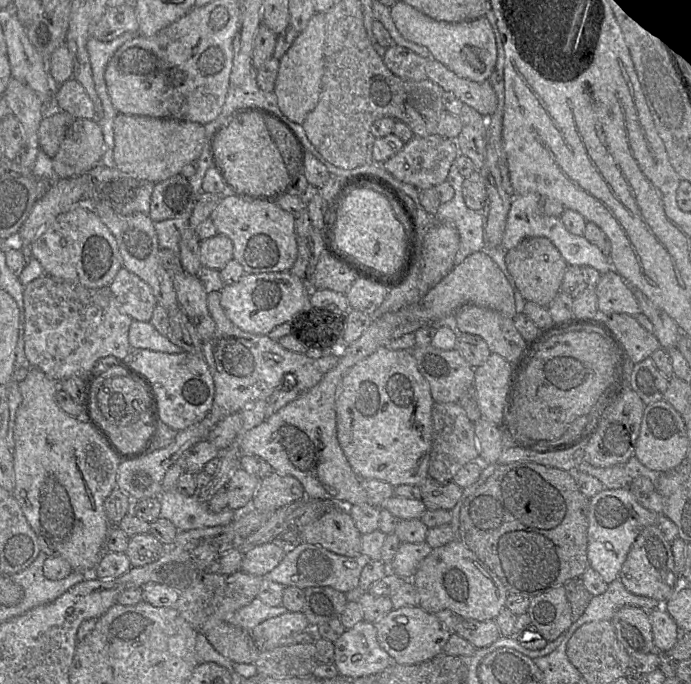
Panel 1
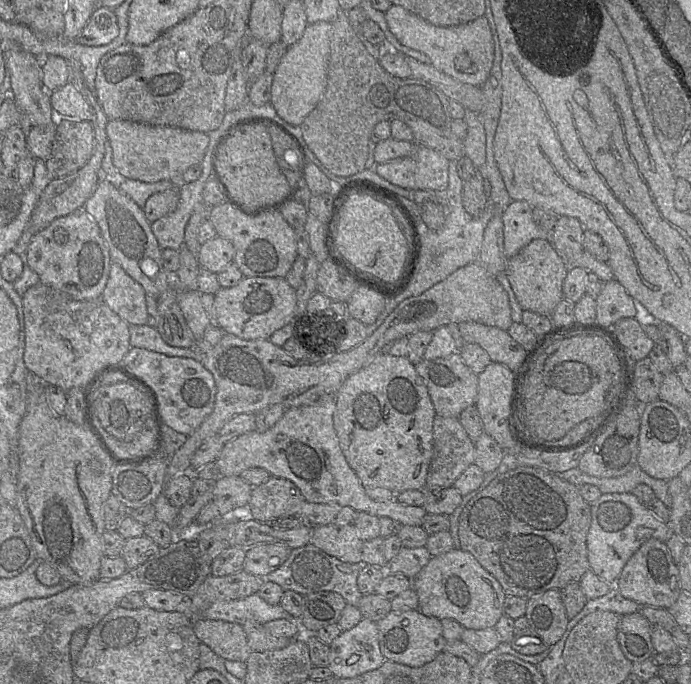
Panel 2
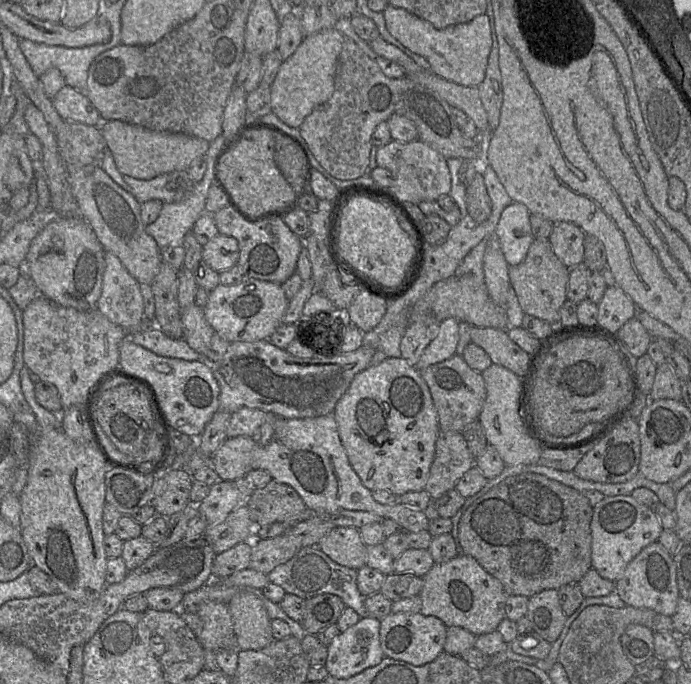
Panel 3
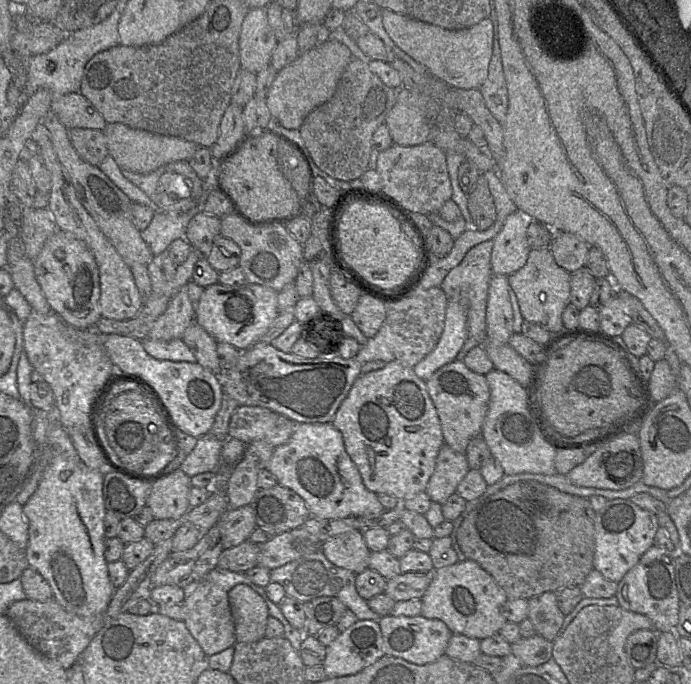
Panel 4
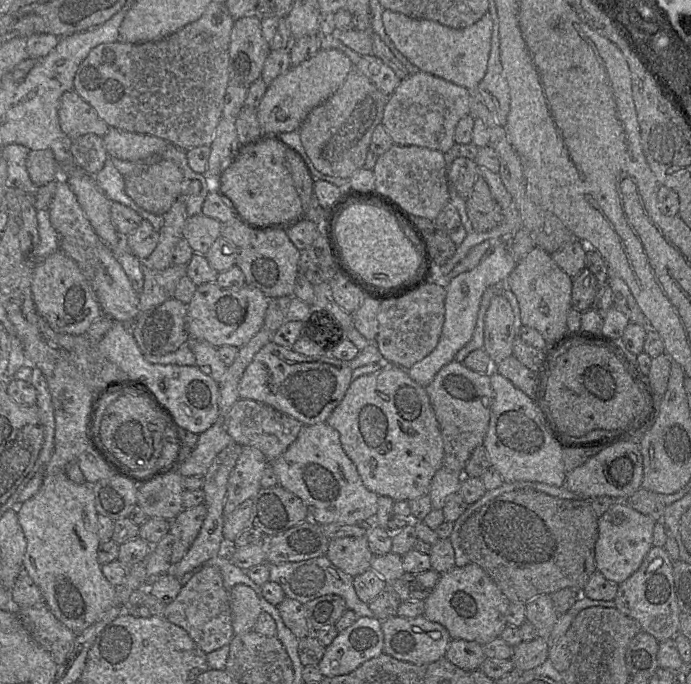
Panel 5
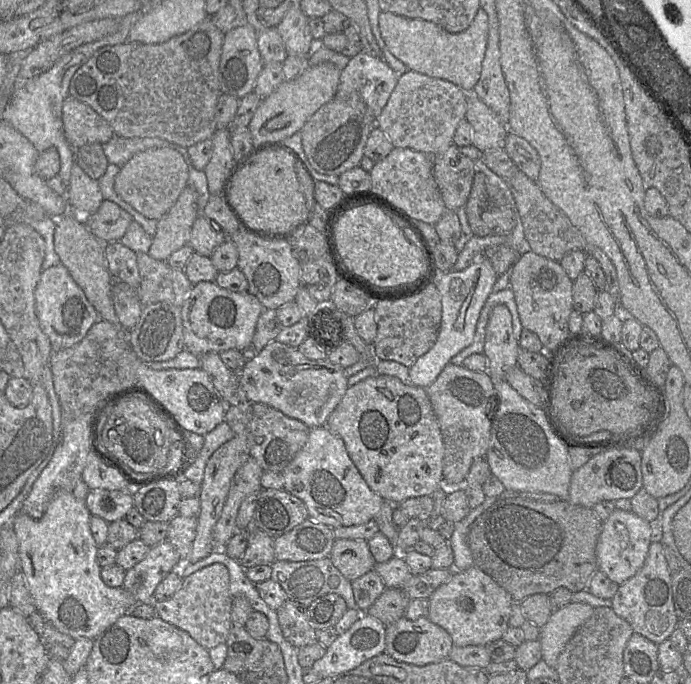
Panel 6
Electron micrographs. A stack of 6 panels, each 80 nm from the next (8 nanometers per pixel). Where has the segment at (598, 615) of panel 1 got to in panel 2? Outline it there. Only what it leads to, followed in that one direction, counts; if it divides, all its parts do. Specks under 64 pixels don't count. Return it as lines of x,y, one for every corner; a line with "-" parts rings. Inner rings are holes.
611,585
609,592
599,598
587,600
583,609
577,616
570,619
567,624
567,631
570,631
582,620
586,615
595,611
610,611
620,616
638,612
642,608
638,603
624,598
618,587

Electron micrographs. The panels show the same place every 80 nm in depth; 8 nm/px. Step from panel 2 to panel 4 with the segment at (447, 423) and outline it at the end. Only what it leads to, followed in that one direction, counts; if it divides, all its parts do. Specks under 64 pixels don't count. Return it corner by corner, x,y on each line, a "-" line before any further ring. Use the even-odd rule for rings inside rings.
444,444
426,488
431,501
443,505
451,495
456,493
469,470
466,454
458,453

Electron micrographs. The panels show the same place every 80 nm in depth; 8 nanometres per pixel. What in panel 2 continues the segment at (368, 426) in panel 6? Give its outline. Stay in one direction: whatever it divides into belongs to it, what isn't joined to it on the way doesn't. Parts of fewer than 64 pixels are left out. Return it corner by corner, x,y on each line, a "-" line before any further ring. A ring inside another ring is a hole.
386,351
375,356
359,371
350,375
336,395
334,428
347,463
362,485
381,487
400,494
426,487
428,469
433,456
433,426
436,411
427,386
416,366
407,357
393,356

